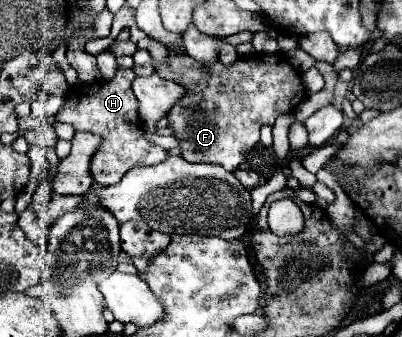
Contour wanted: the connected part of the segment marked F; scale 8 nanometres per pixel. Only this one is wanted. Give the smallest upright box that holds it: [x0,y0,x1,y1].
[154,52,304,170]

